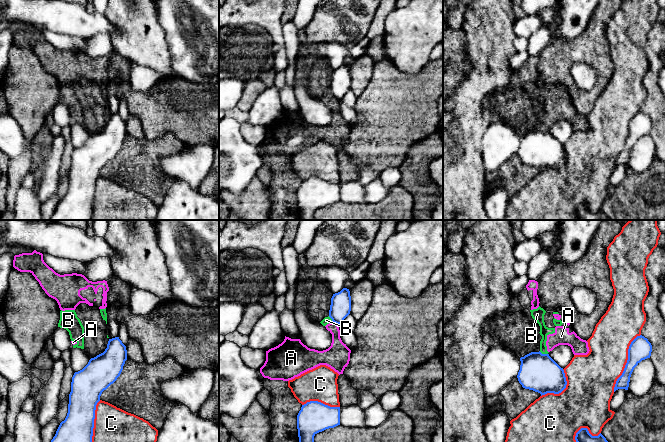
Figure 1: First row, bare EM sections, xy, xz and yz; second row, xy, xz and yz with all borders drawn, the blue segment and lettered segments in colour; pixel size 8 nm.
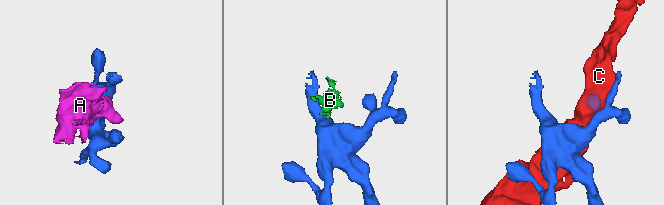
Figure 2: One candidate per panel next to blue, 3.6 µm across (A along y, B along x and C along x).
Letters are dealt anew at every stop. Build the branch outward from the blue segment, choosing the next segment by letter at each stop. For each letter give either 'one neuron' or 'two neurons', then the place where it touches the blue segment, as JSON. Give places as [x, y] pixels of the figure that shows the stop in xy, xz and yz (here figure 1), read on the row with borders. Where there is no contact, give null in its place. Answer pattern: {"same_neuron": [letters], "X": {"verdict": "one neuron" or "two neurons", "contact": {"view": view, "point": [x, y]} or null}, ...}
{"same_neuron": [], "A": {"verdict": "two neurons", "contact": {"view": "xz", "point": [335, 322]}}, "B": {"verdict": "two neurons", "contact": {"view": "yz", "point": [543, 354]}}, "C": {"verdict": "two neurons", "contact": {"view": "yz", "point": [627, 362]}}}

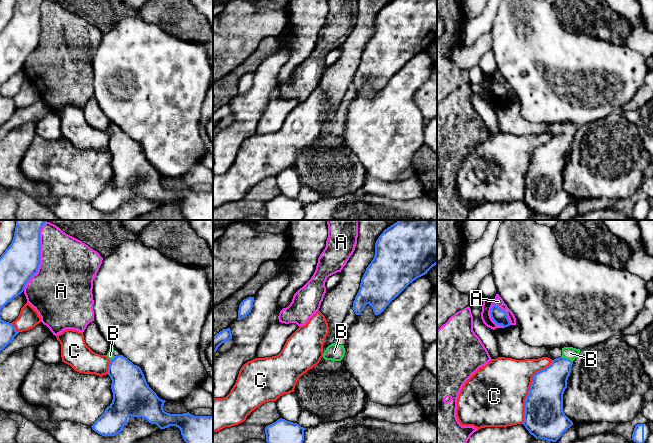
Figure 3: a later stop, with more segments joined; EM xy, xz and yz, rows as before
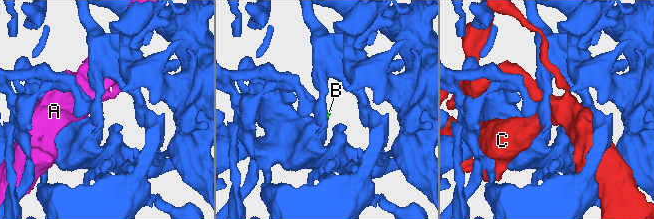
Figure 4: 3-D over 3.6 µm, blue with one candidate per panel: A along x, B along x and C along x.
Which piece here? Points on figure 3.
{"same_neuron": ["B"], "A": {"verdict": "two neurons", "contact": {"view": "xy", "point": [40, 255]}}, "B": {"verdict": "one neuron", "contact": {"view": "yz", "point": [567, 359]}}, "C": {"verdict": "two neurons", "contact": {"view": "yz", "point": [529, 390]}}}

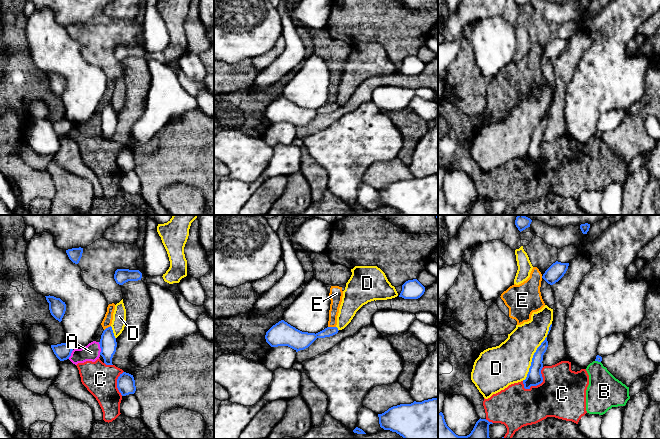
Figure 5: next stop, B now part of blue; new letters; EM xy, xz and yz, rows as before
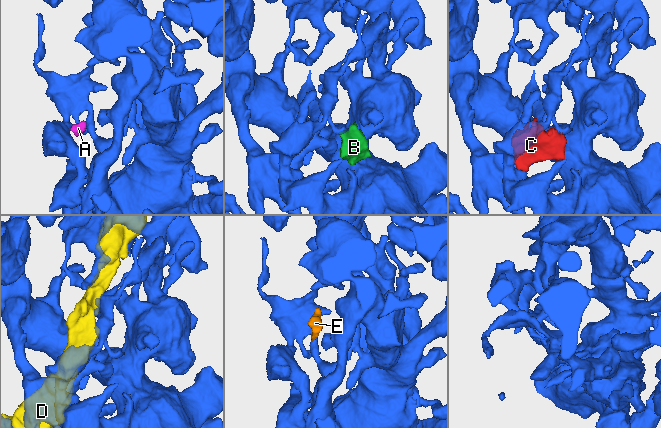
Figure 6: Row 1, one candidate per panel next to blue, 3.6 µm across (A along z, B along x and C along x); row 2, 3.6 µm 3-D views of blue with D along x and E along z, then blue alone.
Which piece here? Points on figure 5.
{"same_neuron": [], "A": {"verdict": "two neurons", "contact": {"view": "xy", "point": [100, 347]}}, "B": {"verdict": "two neurons", "contact": {"view": "yz", "point": [598, 361]}}, "C": {"verdict": "two neurons", "contact": {"view": "yz", "point": [540, 383]}}, "D": {"verdict": "two neurons", "contact": {"view": "yz", "point": [532, 359]}}, "E": {"verdict": "two neurons", "contact": {"view": "xz", "point": [332, 327]}}}

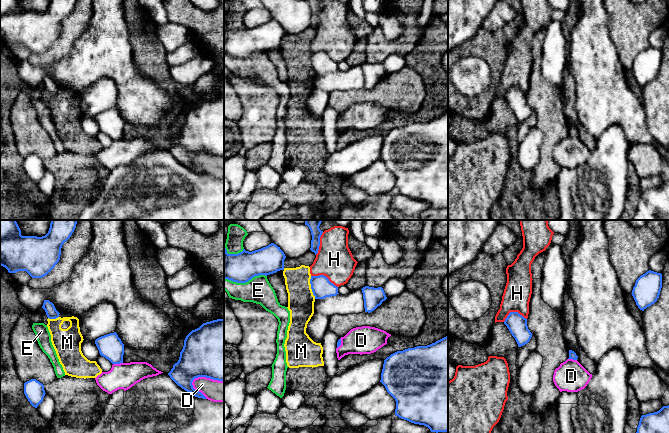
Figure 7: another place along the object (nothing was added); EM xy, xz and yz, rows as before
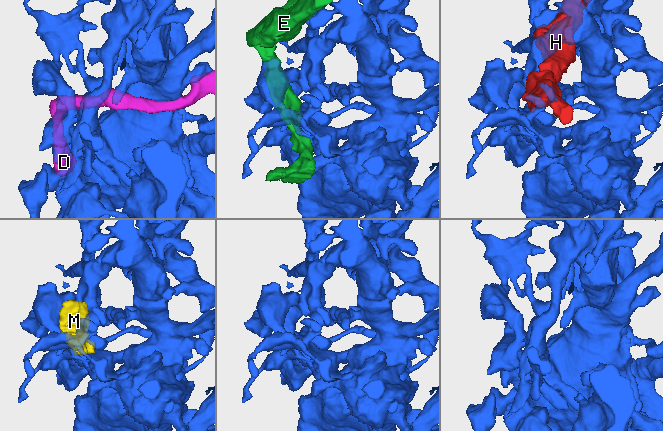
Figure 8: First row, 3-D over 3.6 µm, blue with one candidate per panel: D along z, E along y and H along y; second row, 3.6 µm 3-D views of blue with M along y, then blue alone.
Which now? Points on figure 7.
{"same_neuron": [], "D": {"verdict": "two neurons", "contact": {"view": "xy", "point": [206, 377]}}, "E": {"verdict": "two neurons", "contact": {"view": "xz", "point": [245, 282]}}, "H": {"verdict": "two neurons", "contact": {"view": "xz", "point": [323, 275]}}, "M": {"verdict": "two neurons", "contact": {"view": "xz", "point": [311, 287]}}}

